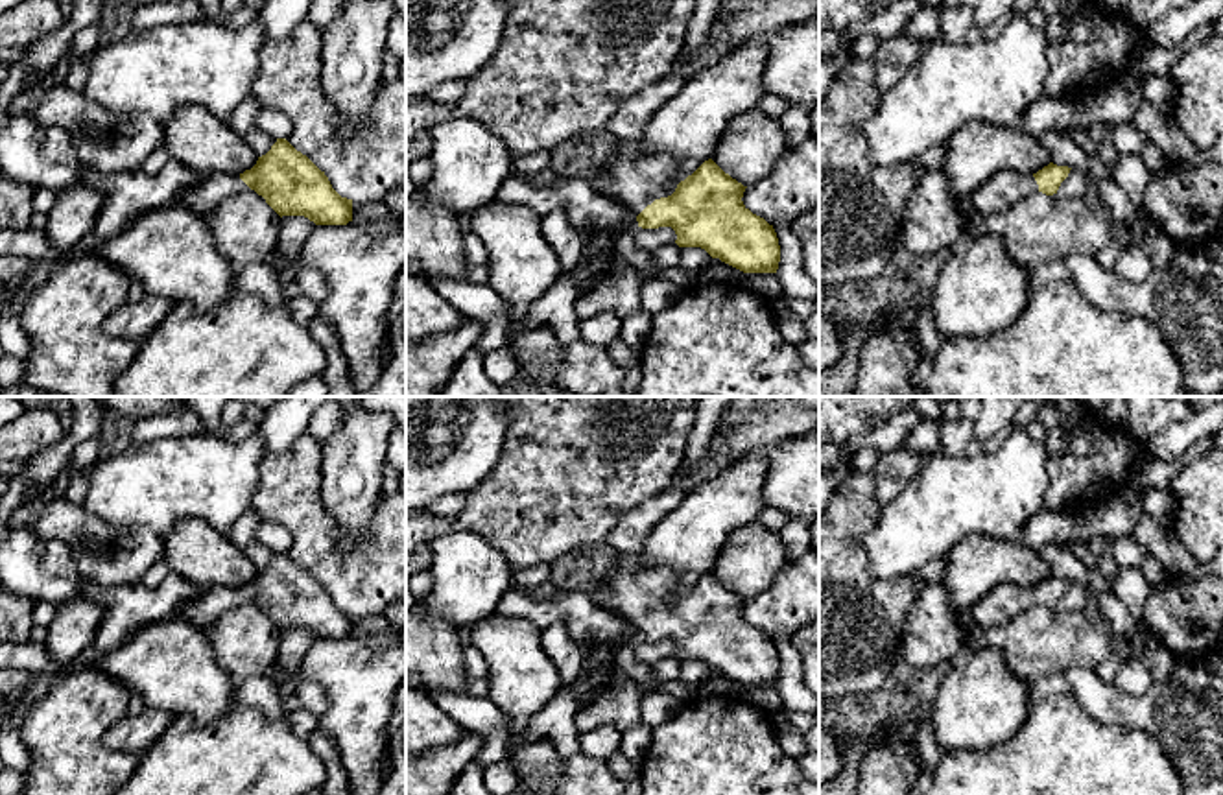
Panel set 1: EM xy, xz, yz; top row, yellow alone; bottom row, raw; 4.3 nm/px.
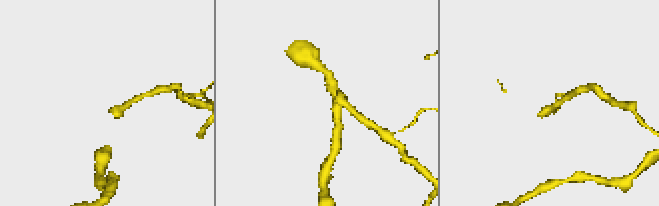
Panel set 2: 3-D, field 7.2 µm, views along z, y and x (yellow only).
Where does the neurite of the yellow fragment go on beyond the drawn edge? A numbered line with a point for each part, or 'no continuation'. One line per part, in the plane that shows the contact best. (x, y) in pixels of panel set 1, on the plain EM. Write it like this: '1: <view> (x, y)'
1: xz (633, 591)

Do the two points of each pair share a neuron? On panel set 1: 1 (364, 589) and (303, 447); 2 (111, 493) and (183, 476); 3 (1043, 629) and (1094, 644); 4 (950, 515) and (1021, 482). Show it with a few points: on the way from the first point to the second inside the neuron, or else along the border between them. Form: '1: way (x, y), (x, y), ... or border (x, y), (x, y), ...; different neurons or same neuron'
1: way (329, 554), (316, 541), (303, 513), (303, 482); same neuron
2: way (130, 487), (165, 482); same neuron
3: way (1056, 639), (1081, 640); same neuron
4: way (967, 498), (971, 495), (993, 495), (1004, 486); same neuron

